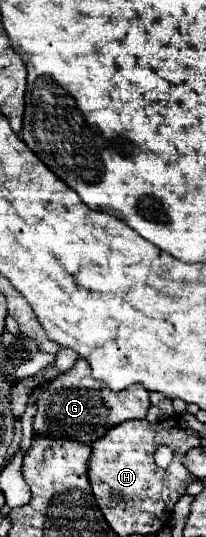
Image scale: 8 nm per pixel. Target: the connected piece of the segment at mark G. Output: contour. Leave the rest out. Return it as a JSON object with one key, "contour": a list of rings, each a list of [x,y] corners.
{"contour":[[[79,358],[71,370],[57,376],[47,388],[37,394],[37,414],[33,430],[41,436],[69,438],[91,444],[125,420],[143,420],[147,416],[149,404],[149,392],[143,386],[129,386],[129,390],[121,392],[99,388],[97,382],[91,378],[89,364]]]}

